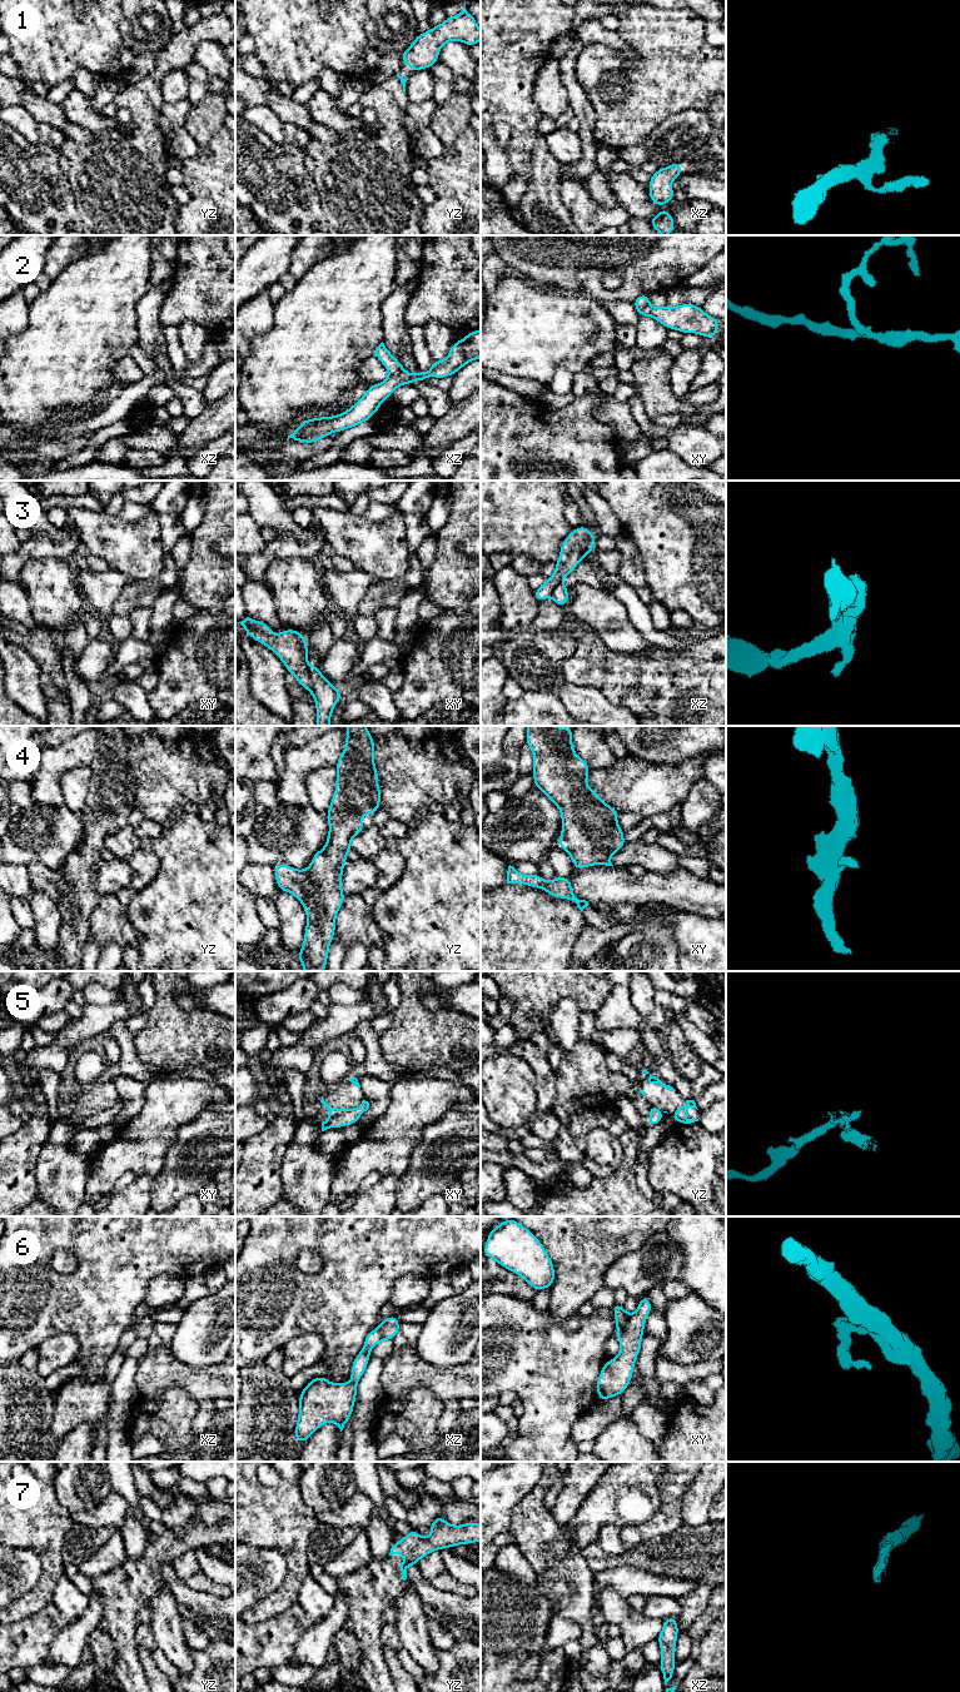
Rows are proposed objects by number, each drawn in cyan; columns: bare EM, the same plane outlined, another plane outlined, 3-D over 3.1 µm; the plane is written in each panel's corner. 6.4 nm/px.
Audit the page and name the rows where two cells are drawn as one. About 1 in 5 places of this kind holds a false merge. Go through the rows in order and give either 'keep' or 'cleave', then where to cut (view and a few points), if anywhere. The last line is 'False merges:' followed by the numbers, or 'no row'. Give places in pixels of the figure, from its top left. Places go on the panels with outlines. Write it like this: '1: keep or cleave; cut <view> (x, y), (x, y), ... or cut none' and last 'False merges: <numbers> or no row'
1: keep; cut none
2: cleave; cut xz (402, 368), (391, 376)
3: cleave; cut xy (308, 667), (311, 677), (309, 690)
4: keep; cut none
5: cleave; cut xy (341, 1110), (332, 1113)
6: cleave; cut xy (628, 1315), (625, 1325), (617, 1333)
7: keep; cut none
False merges: 2, 3, 5, 6

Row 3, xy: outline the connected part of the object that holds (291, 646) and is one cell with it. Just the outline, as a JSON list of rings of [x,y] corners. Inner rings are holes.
[[[247,617],[240,623],[245,633],[253,637],[257,642],[267,646],[284,663],[287,672],[295,676],[299,686],[310,690],[312,680],[308,666],[308,643],[305,637],[294,628],[288,628],[285,632],[278,632],[274,636],[270,632],[270,626]]]

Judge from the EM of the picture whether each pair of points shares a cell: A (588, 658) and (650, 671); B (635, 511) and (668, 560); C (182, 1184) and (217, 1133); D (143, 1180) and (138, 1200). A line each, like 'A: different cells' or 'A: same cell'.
A: same cell
B: same cell
C: same cell
D: same cell

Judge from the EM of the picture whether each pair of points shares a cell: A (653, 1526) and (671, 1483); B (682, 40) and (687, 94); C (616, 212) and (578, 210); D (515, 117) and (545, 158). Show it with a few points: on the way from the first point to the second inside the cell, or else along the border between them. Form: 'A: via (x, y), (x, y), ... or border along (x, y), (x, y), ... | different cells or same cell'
A: via (663, 1516), (670, 1509), (671, 1493) | same cell
B: via (681, 54), (680, 68), (686, 74), (687, 80) | same cell
C: via (607, 214), (587, 214) | same cell
D: border along (538, 134), (528, 174) | different cells

